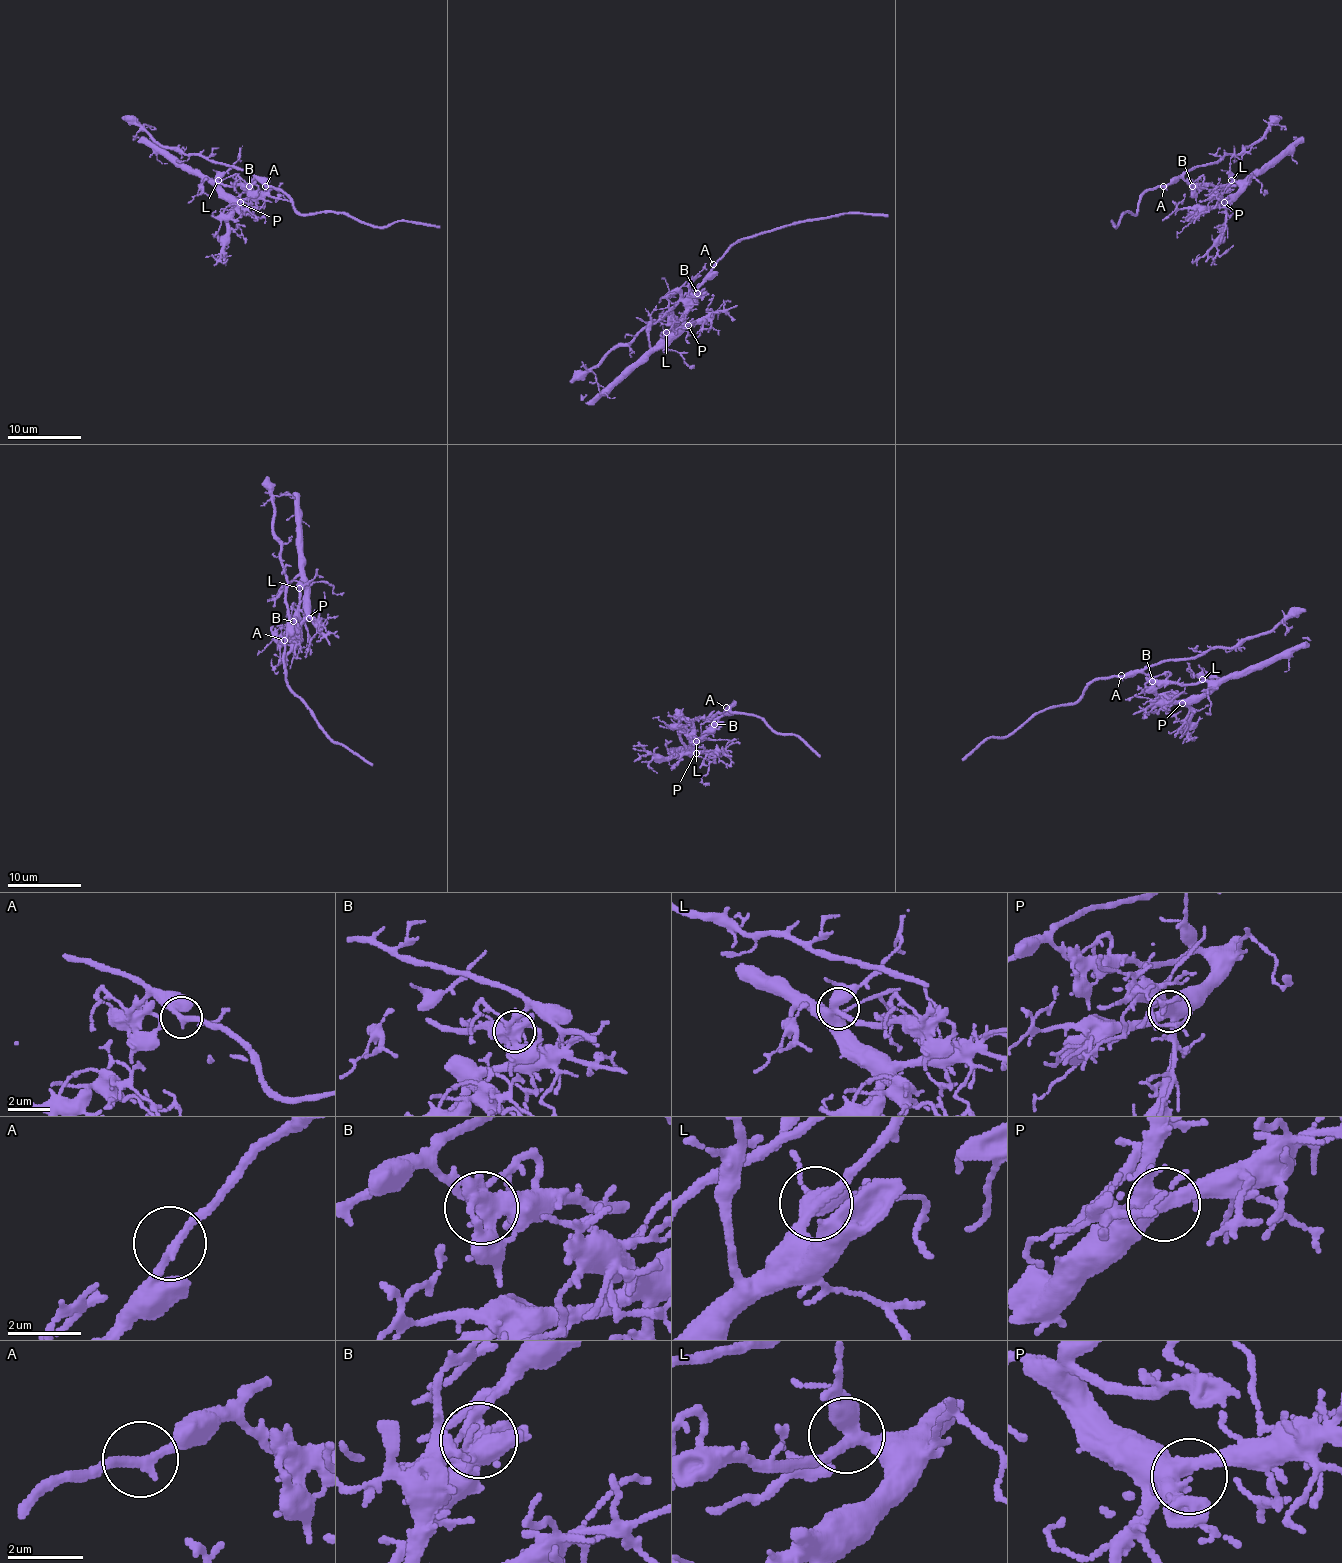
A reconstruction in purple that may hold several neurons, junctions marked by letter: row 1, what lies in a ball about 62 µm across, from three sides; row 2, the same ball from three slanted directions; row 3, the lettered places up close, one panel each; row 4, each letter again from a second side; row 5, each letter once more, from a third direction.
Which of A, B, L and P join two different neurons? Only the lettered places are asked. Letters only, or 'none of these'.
B

